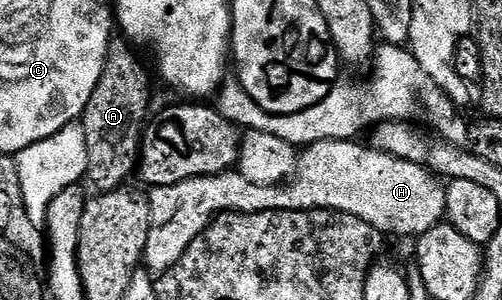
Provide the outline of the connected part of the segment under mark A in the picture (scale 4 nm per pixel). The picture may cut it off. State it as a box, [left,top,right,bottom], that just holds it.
[83,38,149,193]

